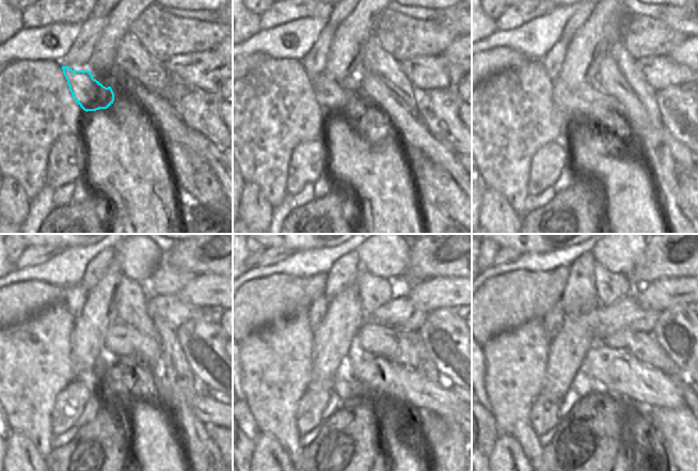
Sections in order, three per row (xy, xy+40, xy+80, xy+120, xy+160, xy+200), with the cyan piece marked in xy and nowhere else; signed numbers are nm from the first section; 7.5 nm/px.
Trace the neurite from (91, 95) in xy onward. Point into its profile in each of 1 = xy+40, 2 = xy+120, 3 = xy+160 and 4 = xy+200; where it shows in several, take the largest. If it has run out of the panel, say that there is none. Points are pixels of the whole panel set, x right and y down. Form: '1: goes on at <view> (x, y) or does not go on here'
1: goes on at xy+40 (354, 104)
2: goes on at xy+120 (122, 340)
3: goes on at xy+160 (371, 338)
4: goes on at xy+200 (643, 346)

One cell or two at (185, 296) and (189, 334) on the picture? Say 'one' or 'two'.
two

